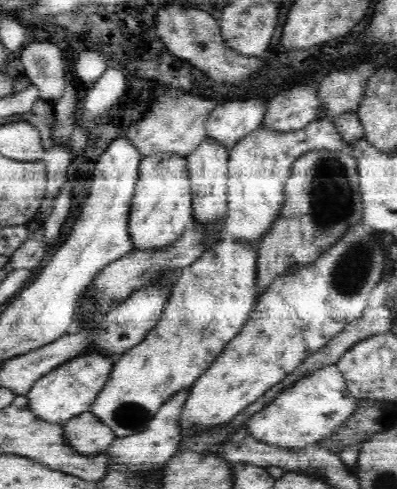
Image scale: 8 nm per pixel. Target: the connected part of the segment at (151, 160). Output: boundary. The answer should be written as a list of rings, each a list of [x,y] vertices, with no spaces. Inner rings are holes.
[[[158,151],[146,155],[138,172],[138,182],[130,206],[129,233],[134,250],[145,251],[167,247],[179,239],[186,227],[195,222],[193,198],[190,193],[188,158],[177,152]]]

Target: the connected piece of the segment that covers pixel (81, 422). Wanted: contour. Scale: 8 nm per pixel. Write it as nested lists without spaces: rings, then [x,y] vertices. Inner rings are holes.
[[[92,410],[82,411],[64,423],[64,435],[70,447],[84,455],[95,455],[111,448],[114,431],[106,426]]]

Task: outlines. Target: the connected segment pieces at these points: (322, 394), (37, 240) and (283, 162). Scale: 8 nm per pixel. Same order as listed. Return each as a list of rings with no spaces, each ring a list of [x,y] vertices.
[[[330,366],[316,368],[267,403],[261,411],[254,413],[246,422],[249,434],[275,448],[320,446],[320,440],[333,435],[335,430],[354,414],[358,399],[348,390],[348,385],[338,368]]]
[[[40,226],[38,230],[29,230],[27,239],[16,249],[4,264],[6,267],[12,267],[14,270],[20,268],[34,269],[44,260],[47,254],[46,234],[43,234]]]
[[[318,119],[310,122],[310,124],[304,125],[300,130],[297,131],[279,131],[277,128],[266,128],[260,126],[256,130],[251,131],[250,134],[247,134],[239,139],[239,141],[235,143],[231,149],[229,149],[229,197],[227,202],[227,216],[224,220],[225,233],[228,233],[228,235],[234,239],[242,239],[246,243],[254,243],[255,240],[257,240],[259,244],[263,234],[266,233],[267,230],[271,229],[271,223],[273,223],[275,219],[279,218],[279,210],[282,209],[284,201],[283,194],[285,189],[285,182],[286,179],[290,176],[293,162],[299,157],[299,155],[304,154],[306,151],[315,151],[320,149],[326,149],[327,151],[346,150],[346,141],[340,137],[340,133],[336,131],[336,125],[334,125],[333,119]]]

